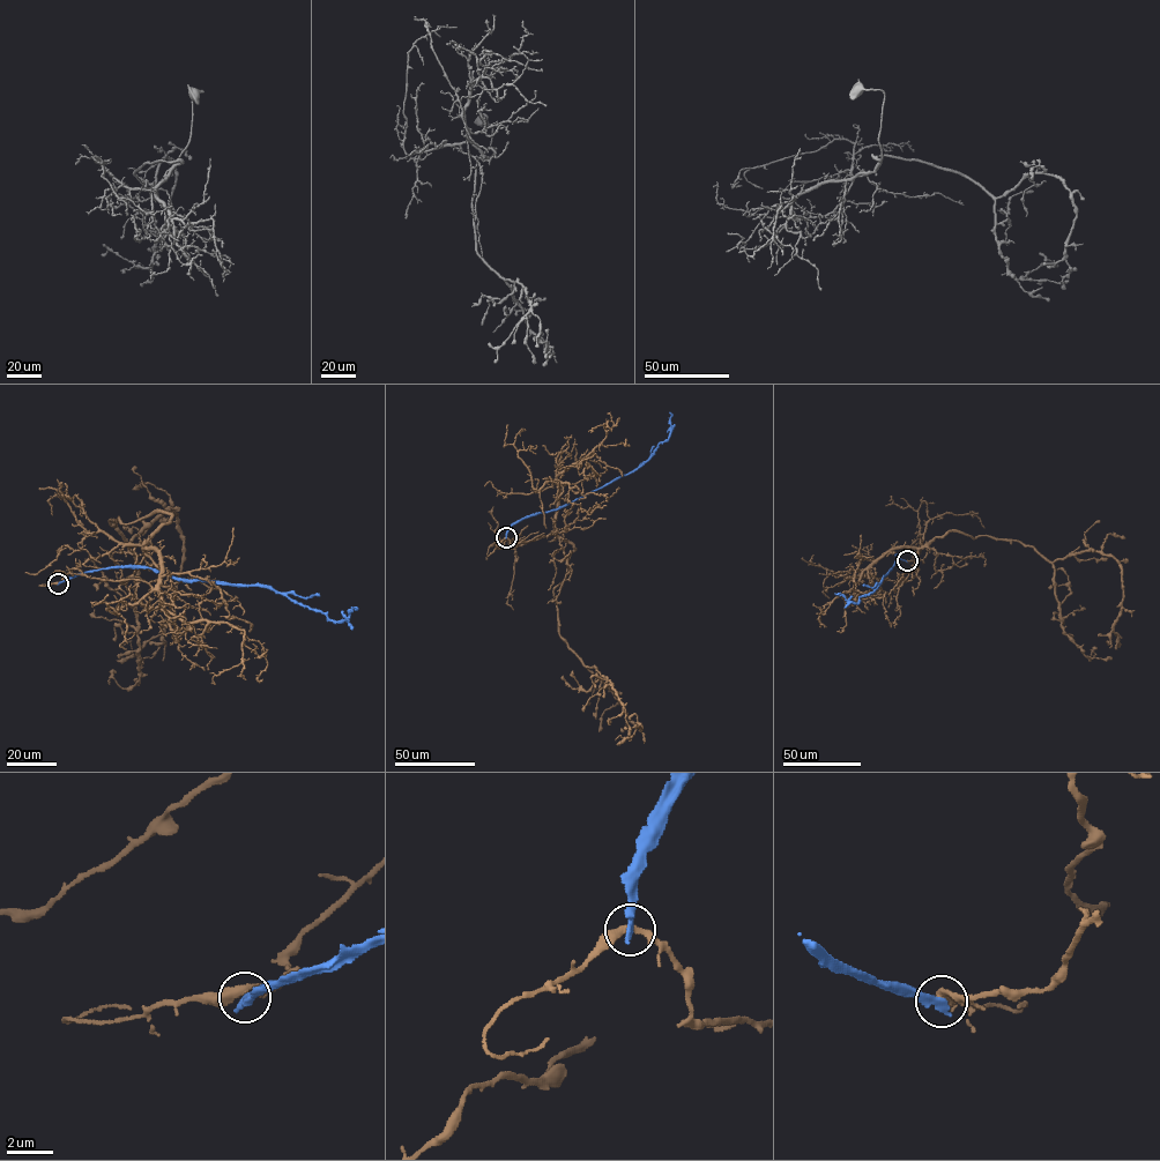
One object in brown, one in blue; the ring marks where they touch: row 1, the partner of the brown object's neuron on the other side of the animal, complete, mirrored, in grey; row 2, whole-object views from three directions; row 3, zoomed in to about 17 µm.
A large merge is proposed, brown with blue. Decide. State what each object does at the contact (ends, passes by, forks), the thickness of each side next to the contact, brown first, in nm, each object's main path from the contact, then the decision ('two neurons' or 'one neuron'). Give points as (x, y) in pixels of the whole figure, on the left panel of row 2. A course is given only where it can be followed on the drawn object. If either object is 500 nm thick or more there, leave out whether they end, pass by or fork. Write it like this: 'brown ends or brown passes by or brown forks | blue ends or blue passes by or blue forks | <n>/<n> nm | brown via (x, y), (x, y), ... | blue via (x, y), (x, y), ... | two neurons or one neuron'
brown passes by | blue ends | 360/360 nm | brown via (58, 582), (171, 516), (110, 519), (127, 543), (175, 512), (164, 629), (119, 646) | blue via (58, 582), (90, 571), (147, 566), (178, 578), (262, 585), (337, 622), (346, 619), (355, 609) | two neurons

